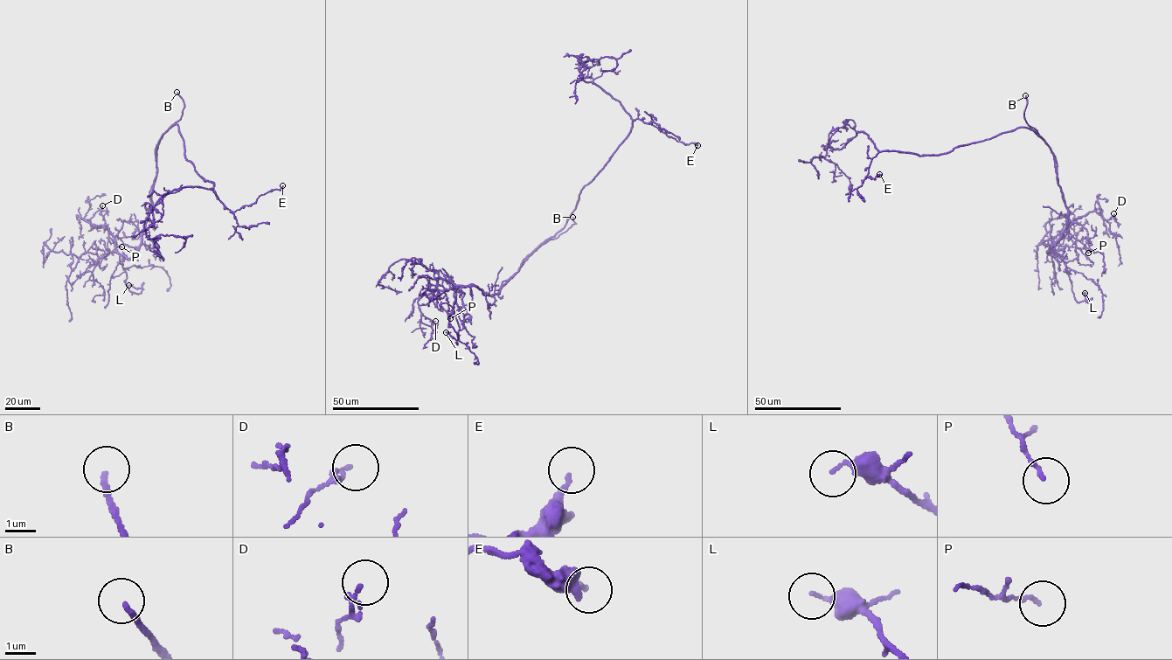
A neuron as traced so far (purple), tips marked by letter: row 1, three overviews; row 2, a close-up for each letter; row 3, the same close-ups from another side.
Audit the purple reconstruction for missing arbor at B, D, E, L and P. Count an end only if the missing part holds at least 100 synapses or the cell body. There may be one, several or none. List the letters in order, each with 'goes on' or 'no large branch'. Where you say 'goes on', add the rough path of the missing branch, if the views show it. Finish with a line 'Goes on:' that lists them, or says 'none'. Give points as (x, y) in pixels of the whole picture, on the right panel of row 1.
B: goes on
D: no large branch
E: no large branch
L: no large branch
P: no large branch
Goes on: B

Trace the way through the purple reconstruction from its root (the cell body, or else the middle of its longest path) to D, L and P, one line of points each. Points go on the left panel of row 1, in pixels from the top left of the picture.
D: (173, 126), (158, 144), (151, 207), (130, 258), (119, 254), (106, 226), (80, 218), (102, 205)
L: (173, 126), (156, 149), (151, 207), (139, 249), (130, 258), (120, 257), (128, 288), (142, 291), (128, 285)
P: (173, 126), (156, 149), (151, 207), (139, 249), (130, 258), (113, 252), (102, 258), (121, 246)

